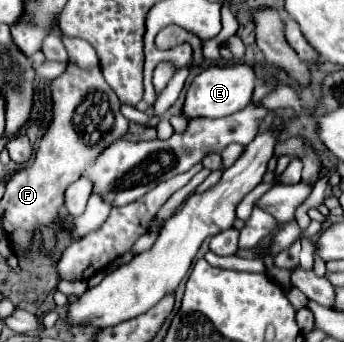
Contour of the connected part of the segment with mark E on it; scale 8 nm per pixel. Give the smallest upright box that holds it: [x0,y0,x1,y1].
[170,63,256,133]

